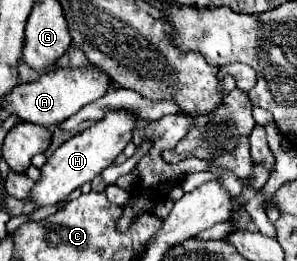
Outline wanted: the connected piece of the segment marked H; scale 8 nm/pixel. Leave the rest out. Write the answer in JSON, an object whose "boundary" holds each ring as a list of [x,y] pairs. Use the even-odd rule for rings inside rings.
{"boundary":[[[110,111],[110,113],[106,113],[106,117],[102,121],[98,121],[96,125],[92,125],[88,129],[84,129],[82,133],[74,135],[72,139],[62,143],[48,157],[48,161],[40,169],[42,177],[32,187],[32,191],[28,195],[28,201],[34,203],[40,209],[40,207],[48,207],[48,205],[54,205],[58,201],[68,199],[68,195],[74,189],[78,189],[84,183],[92,181],[96,175],[102,173],[102,169],[112,165],[112,161],[124,151],[126,143],[130,141],[132,131],[134,131],[134,115],[132,113],[128,113],[128,111]]]}

